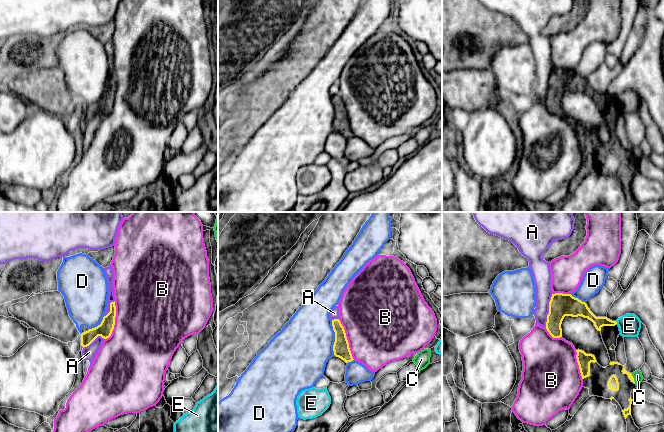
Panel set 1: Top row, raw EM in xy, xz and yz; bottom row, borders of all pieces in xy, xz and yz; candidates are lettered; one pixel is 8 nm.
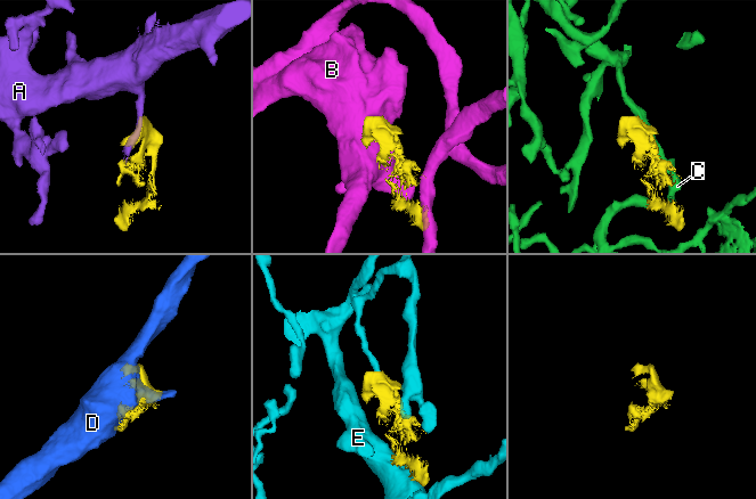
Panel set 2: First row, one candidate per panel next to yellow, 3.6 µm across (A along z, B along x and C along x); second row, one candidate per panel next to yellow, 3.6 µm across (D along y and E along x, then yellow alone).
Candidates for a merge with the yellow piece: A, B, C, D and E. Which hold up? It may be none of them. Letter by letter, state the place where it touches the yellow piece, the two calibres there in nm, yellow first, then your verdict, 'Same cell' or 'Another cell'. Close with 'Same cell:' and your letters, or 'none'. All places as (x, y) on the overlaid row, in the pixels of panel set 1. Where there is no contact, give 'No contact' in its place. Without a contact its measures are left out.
A: Touches yellow at yz (549, 310). Thickness 190 nm (yellow) against 140 nm. Another cell
B: Touches yellow at xz (346, 339). Thickness 130 nm (yellow) against 480 nm. Another cell
C: Touches yellow at yz (633, 378). Thickness 40 nm (yellow) against 80 nm. Another cell
D: Touches yellow at xz (335, 338). Thickness 130 nm (yellow) against 440 nm. Another cell
E: Touches yellow at yz (616, 322). Thickness 90 nm (yellow) against 180 nm. Another cell
Same cell: none

